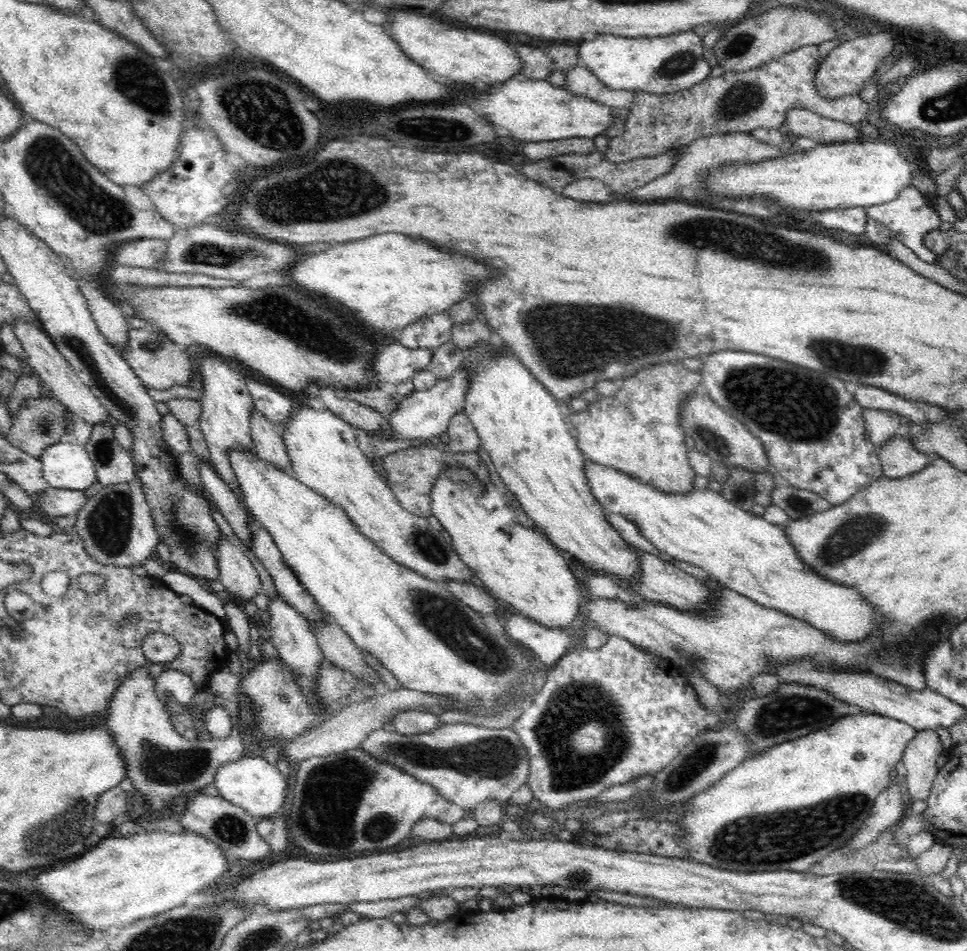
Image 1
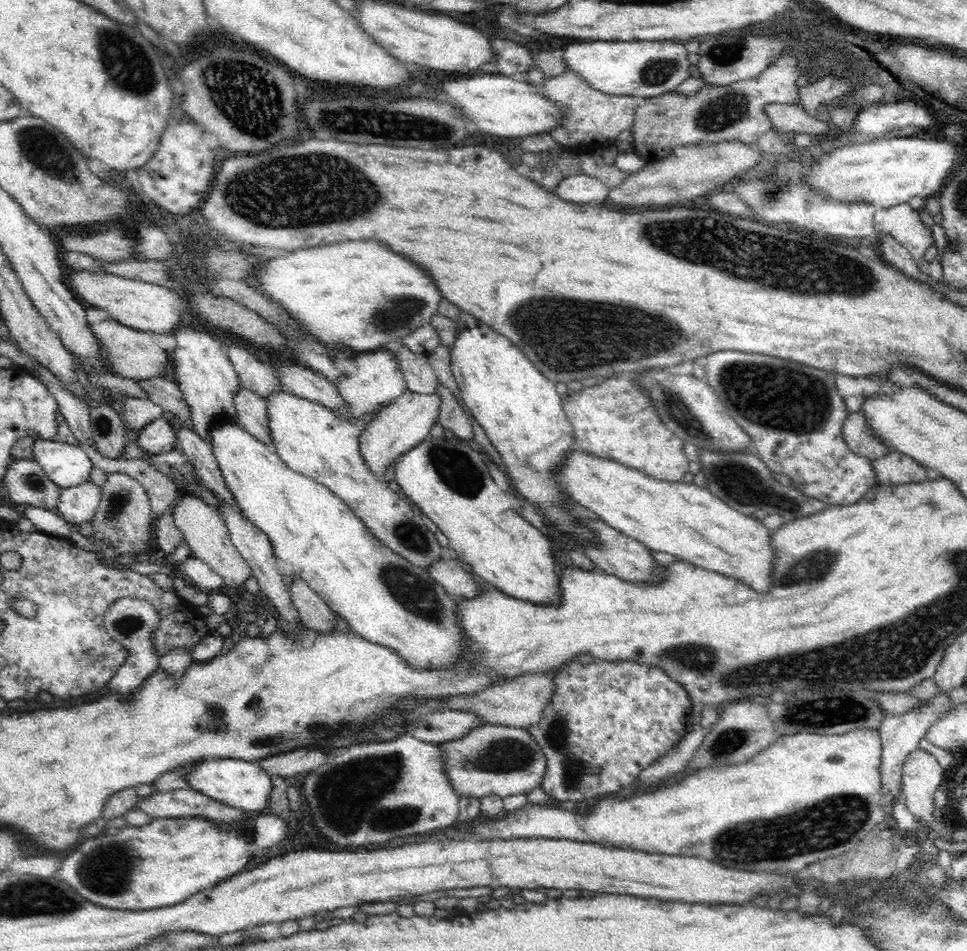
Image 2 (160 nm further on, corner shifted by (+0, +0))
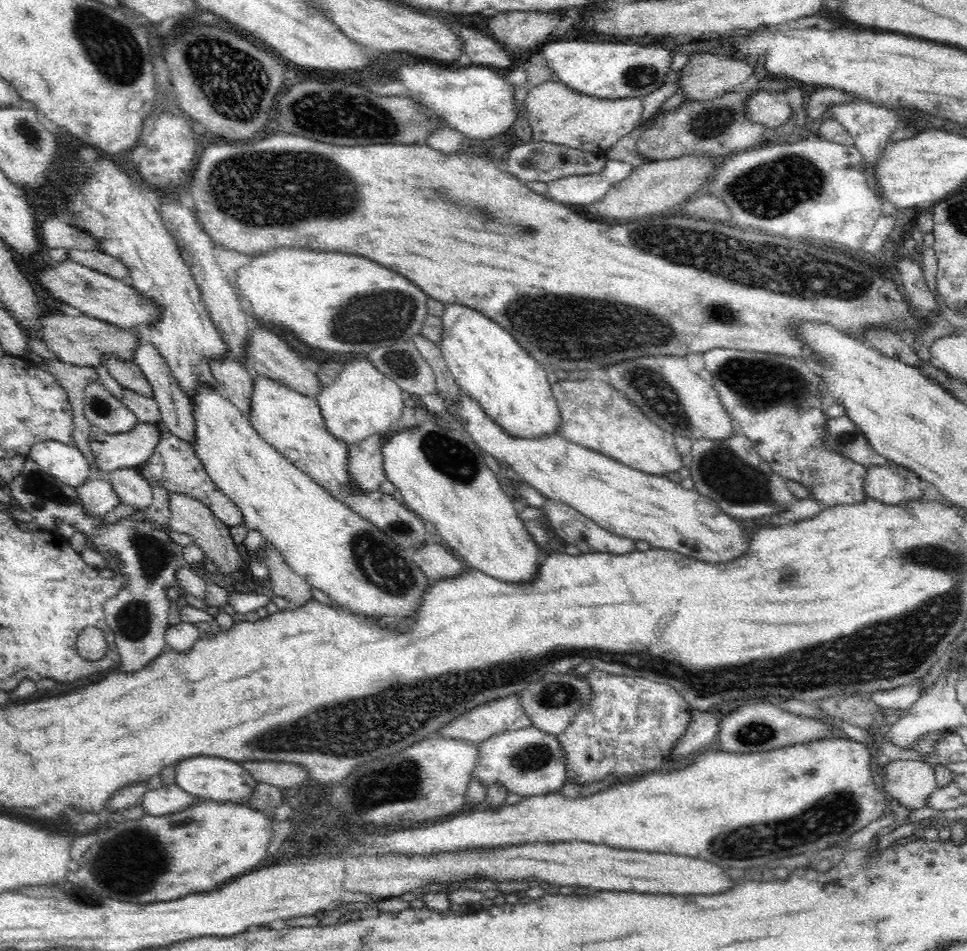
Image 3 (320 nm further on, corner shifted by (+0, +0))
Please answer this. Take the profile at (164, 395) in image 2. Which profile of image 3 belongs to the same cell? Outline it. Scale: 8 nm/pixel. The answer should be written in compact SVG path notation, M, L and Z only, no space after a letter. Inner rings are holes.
M108 353L103 356L101 364L106 366L110 376L115 378L123 388L154 399L152 386L144 376L142 369L134 361L124 361L124 359Z

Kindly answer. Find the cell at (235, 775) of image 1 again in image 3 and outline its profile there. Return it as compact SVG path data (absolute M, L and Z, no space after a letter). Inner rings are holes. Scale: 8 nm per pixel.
M185 758L175 764L173 782L192 796L224 800L224 802L245 802L256 788L257 780L236 761L225 758Z

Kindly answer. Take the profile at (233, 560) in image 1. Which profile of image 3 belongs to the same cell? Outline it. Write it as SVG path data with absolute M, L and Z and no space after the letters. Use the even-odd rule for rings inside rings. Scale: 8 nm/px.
M182 493L169 494L169 509L171 512L170 522L168 522L169 530L189 534L194 544L204 551L205 560L217 566L216 575L229 574L236 578L235 574L240 572L237 570L240 570L245 559L238 555L237 542L232 538L231 527L218 520L203 502Z

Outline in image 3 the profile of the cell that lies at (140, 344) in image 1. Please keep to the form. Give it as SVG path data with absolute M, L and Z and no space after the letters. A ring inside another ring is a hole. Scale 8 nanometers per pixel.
M70 310L44 312L44 314L41 314L40 324L41 329L37 334L37 338L45 342L48 348L59 357L60 361L78 366L102 365L103 356L108 353L116 355L124 361L133 361L133 352L139 341L133 329L122 331L116 325Z

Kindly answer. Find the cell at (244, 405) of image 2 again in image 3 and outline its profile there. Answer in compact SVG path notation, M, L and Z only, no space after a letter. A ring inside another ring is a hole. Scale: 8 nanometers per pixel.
M229 355L210 359L209 367L223 396L249 418L253 373Z

